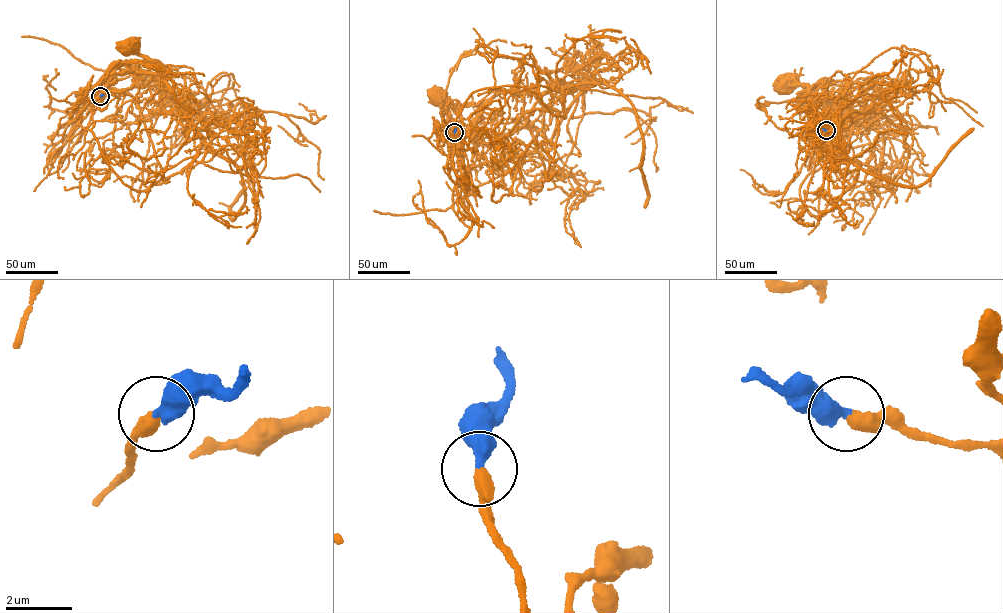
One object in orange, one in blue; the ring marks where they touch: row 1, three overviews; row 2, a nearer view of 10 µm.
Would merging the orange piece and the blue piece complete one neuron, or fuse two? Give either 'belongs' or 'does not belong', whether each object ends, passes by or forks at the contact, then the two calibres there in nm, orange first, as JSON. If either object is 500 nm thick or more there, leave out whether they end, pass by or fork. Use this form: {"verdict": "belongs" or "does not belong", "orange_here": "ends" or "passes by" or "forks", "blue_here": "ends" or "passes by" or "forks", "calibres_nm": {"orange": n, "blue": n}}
{"verdict": "belongs", "orange_here": "ends", "blue_here": "ends", "calibres_nm": {"orange": 460, "blue": 480}}

